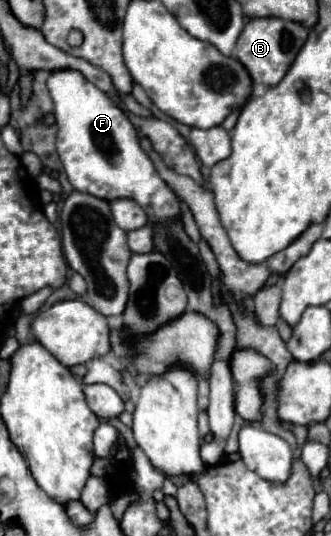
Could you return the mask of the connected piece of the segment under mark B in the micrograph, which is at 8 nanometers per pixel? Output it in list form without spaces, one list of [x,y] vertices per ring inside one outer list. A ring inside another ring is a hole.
[[[253,18],[245,24],[245,28],[237,40],[233,56],[247,68],[247,72],[255,84],[275,86],[287,74],[291,62],[295,60],[297,52],[301,50],[303,42],[307,40],[307,36],[309,36],[309,30],[297,22],[289,22],[289,20],[281,20],[281,18]]]

